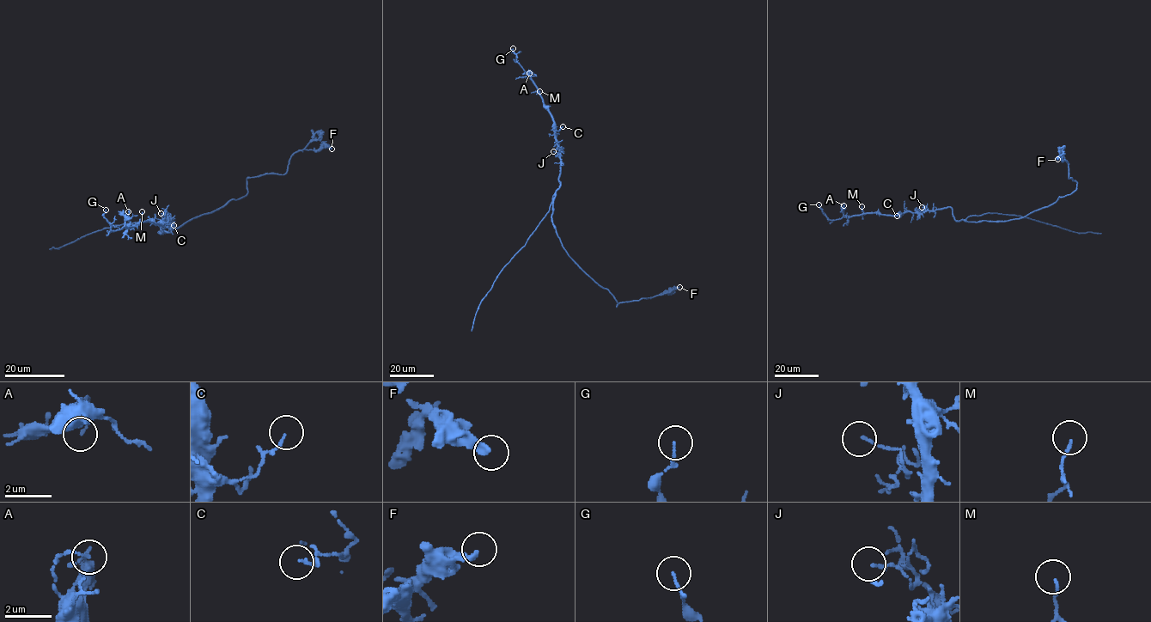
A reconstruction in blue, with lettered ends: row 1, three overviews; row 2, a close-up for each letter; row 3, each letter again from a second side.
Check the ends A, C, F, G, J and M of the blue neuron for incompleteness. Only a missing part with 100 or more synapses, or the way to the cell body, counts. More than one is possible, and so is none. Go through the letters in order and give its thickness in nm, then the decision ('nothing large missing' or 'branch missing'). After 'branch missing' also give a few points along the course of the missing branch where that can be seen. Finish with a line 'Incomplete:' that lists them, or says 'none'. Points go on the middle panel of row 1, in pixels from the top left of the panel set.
A: 90 nm thick; nothing large missing
C: 100 nm thick; nothing large missing
F: 280 nm thick; nothing large missing
G: 100 nm thick; nothing large missing
J: 110 nm thick; nothing large missing
M: 100 nm thick; nothing large missing
Incomplete: none

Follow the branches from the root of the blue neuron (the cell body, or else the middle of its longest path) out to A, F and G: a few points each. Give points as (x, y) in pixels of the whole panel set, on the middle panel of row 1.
A: (552, 218), (553, 198), (560, 185), (560, 155), (553, 118), (527, 73), (530, 70), (529, 73)
F: (552, 218), (556, 234), (568, 255), (608, 290), (617, 307), (620, 302), (662, 295), (679, 287)
G: (552, 218), (553, 198), (560, 185), (560, 163), (554, 120), (534, 82), (511, 51), (513, 48)

